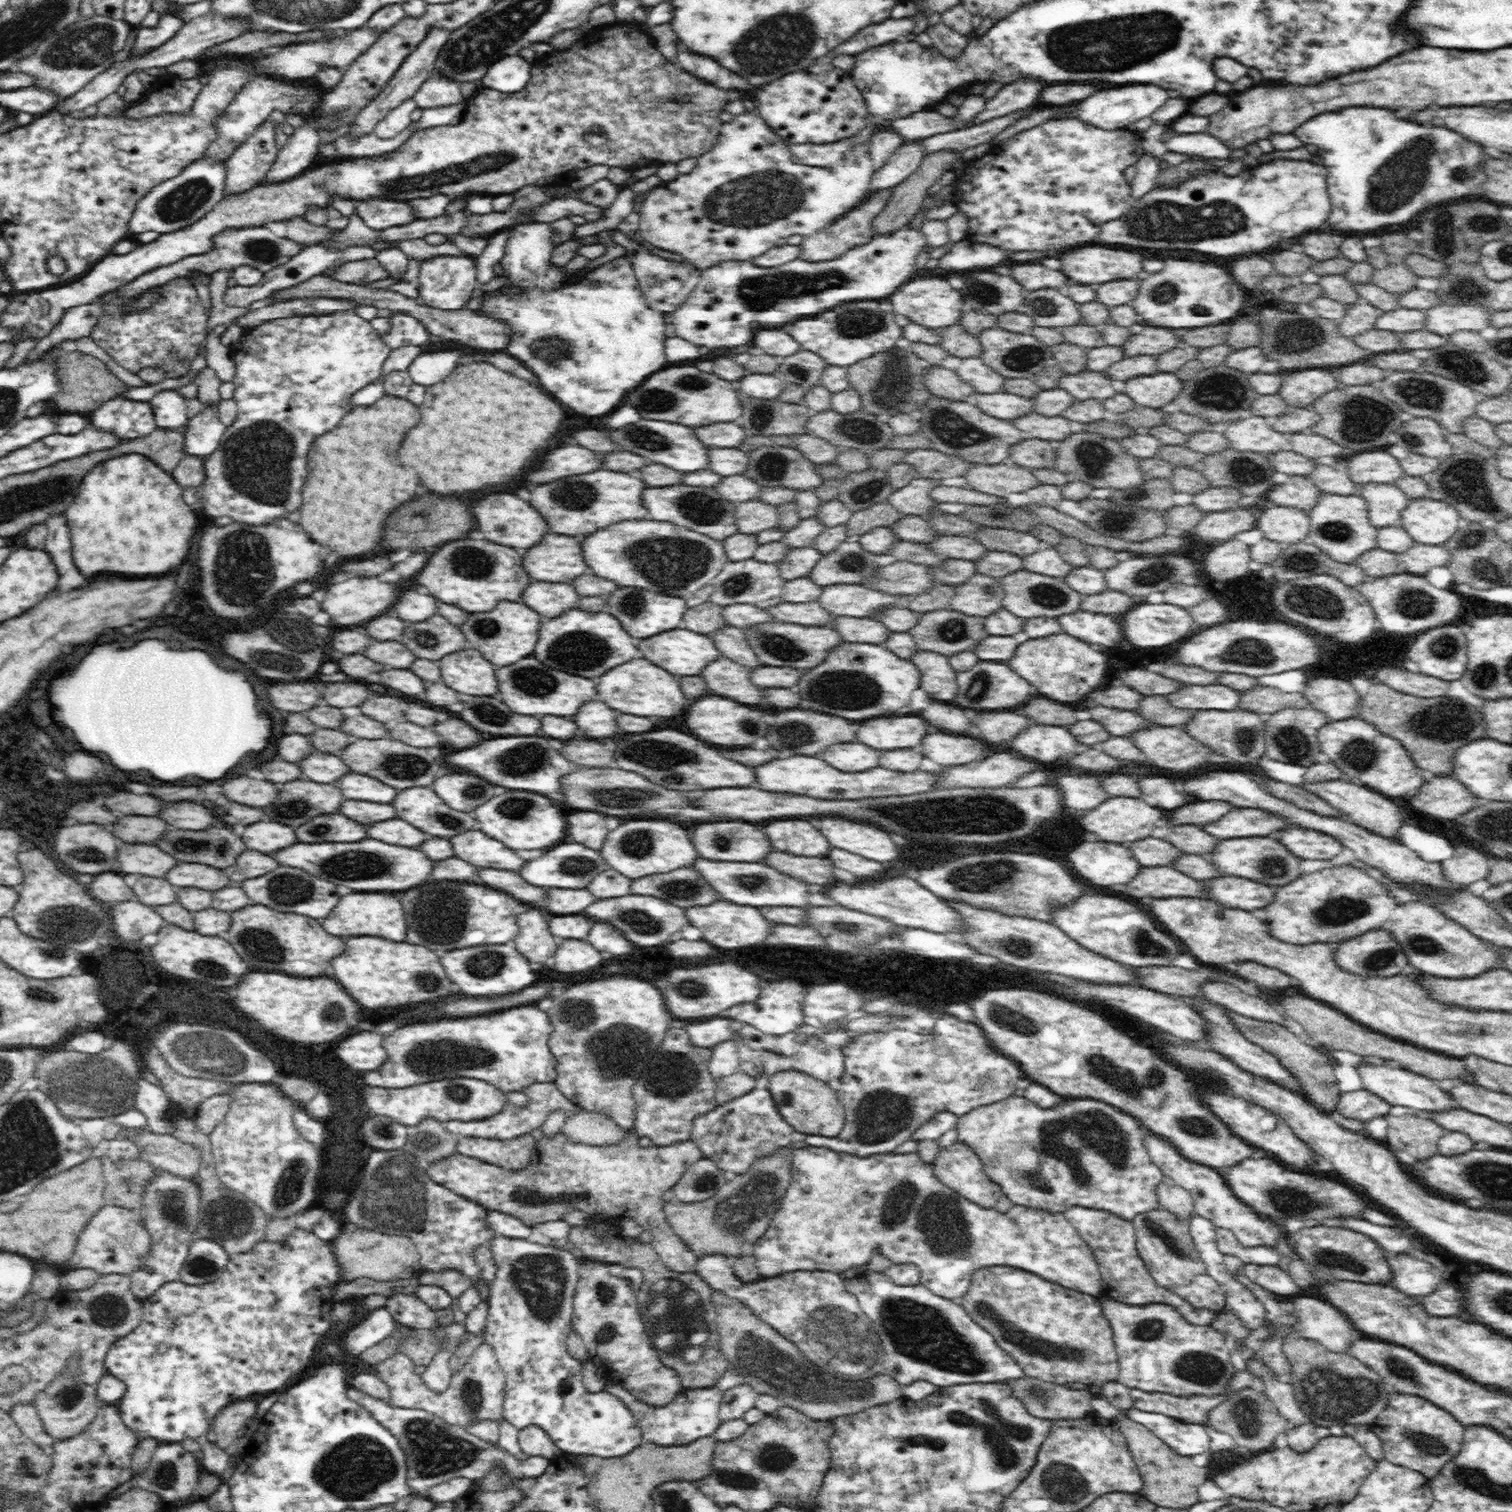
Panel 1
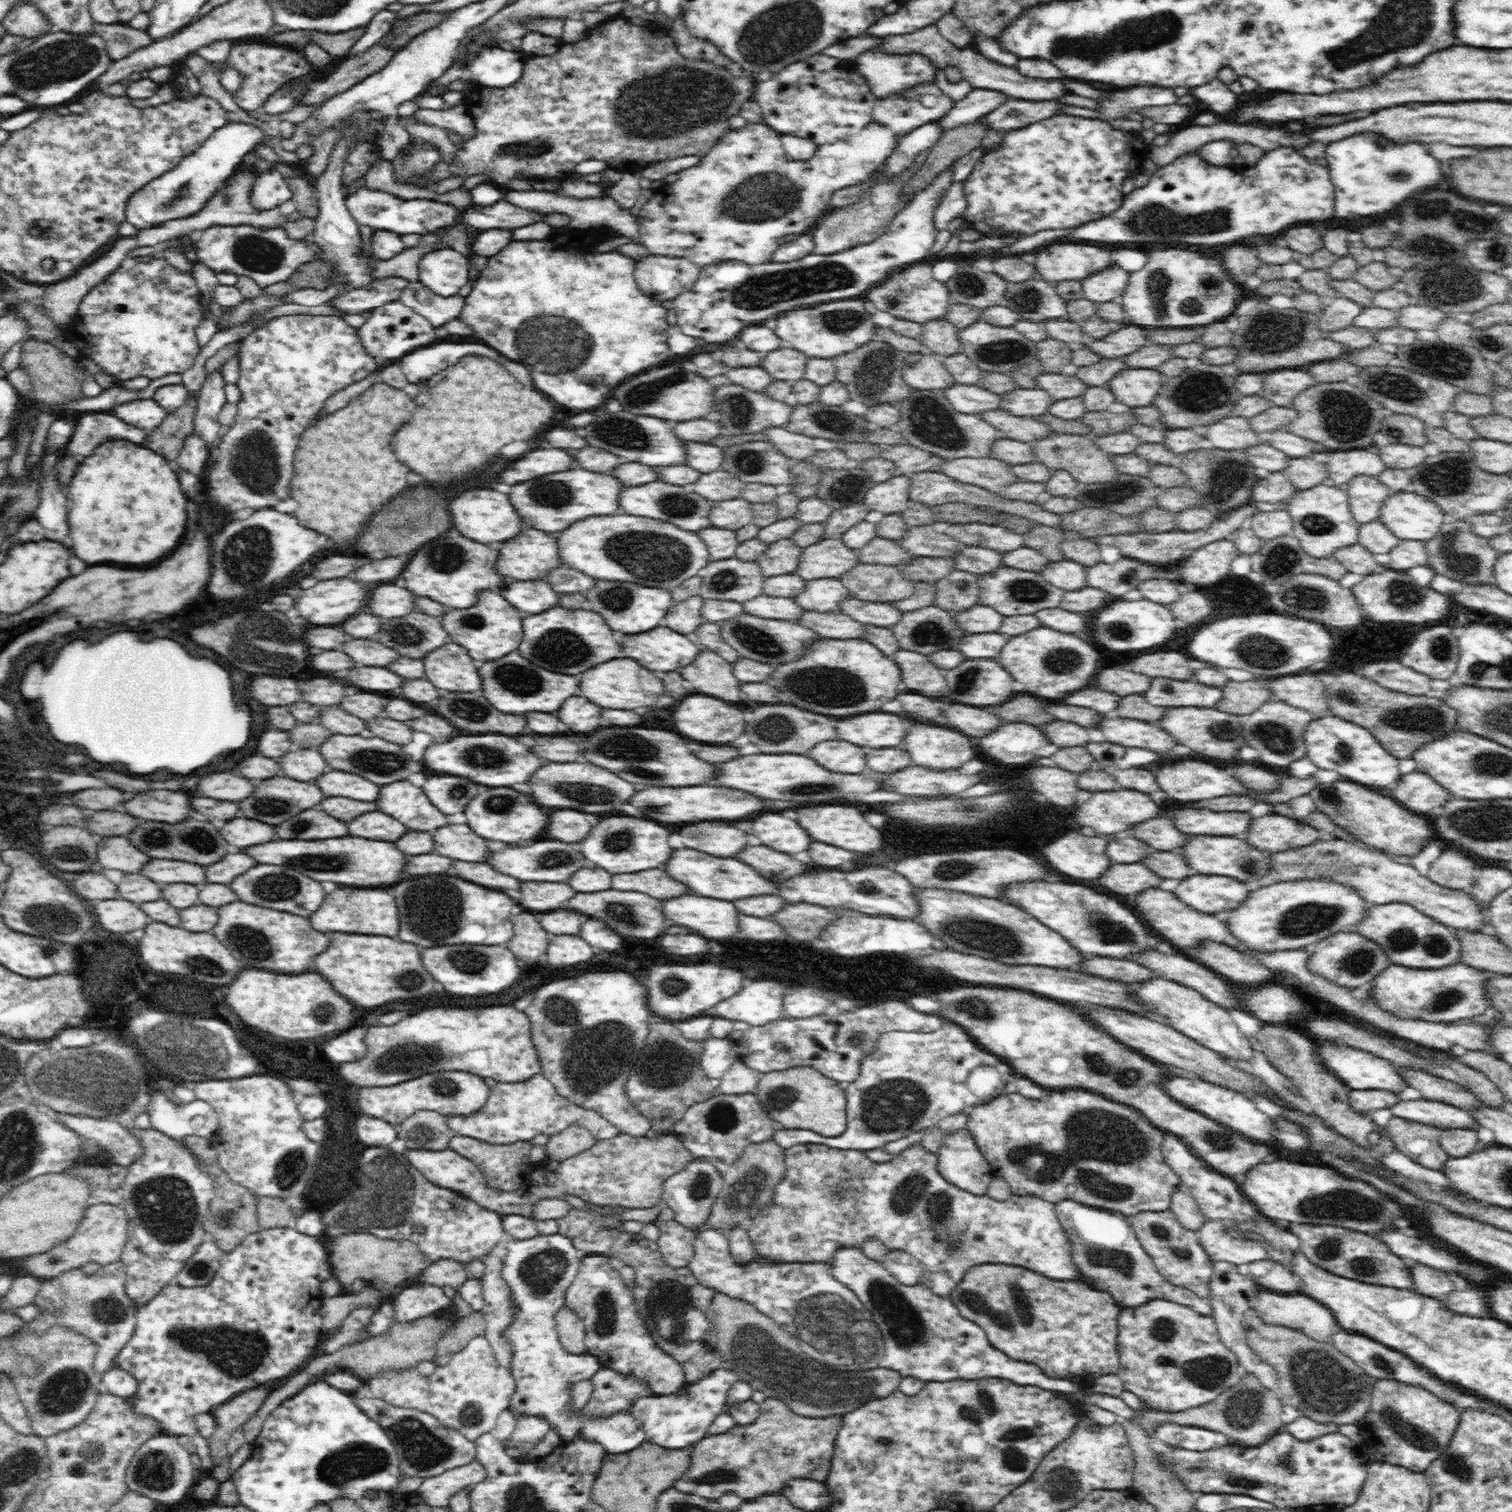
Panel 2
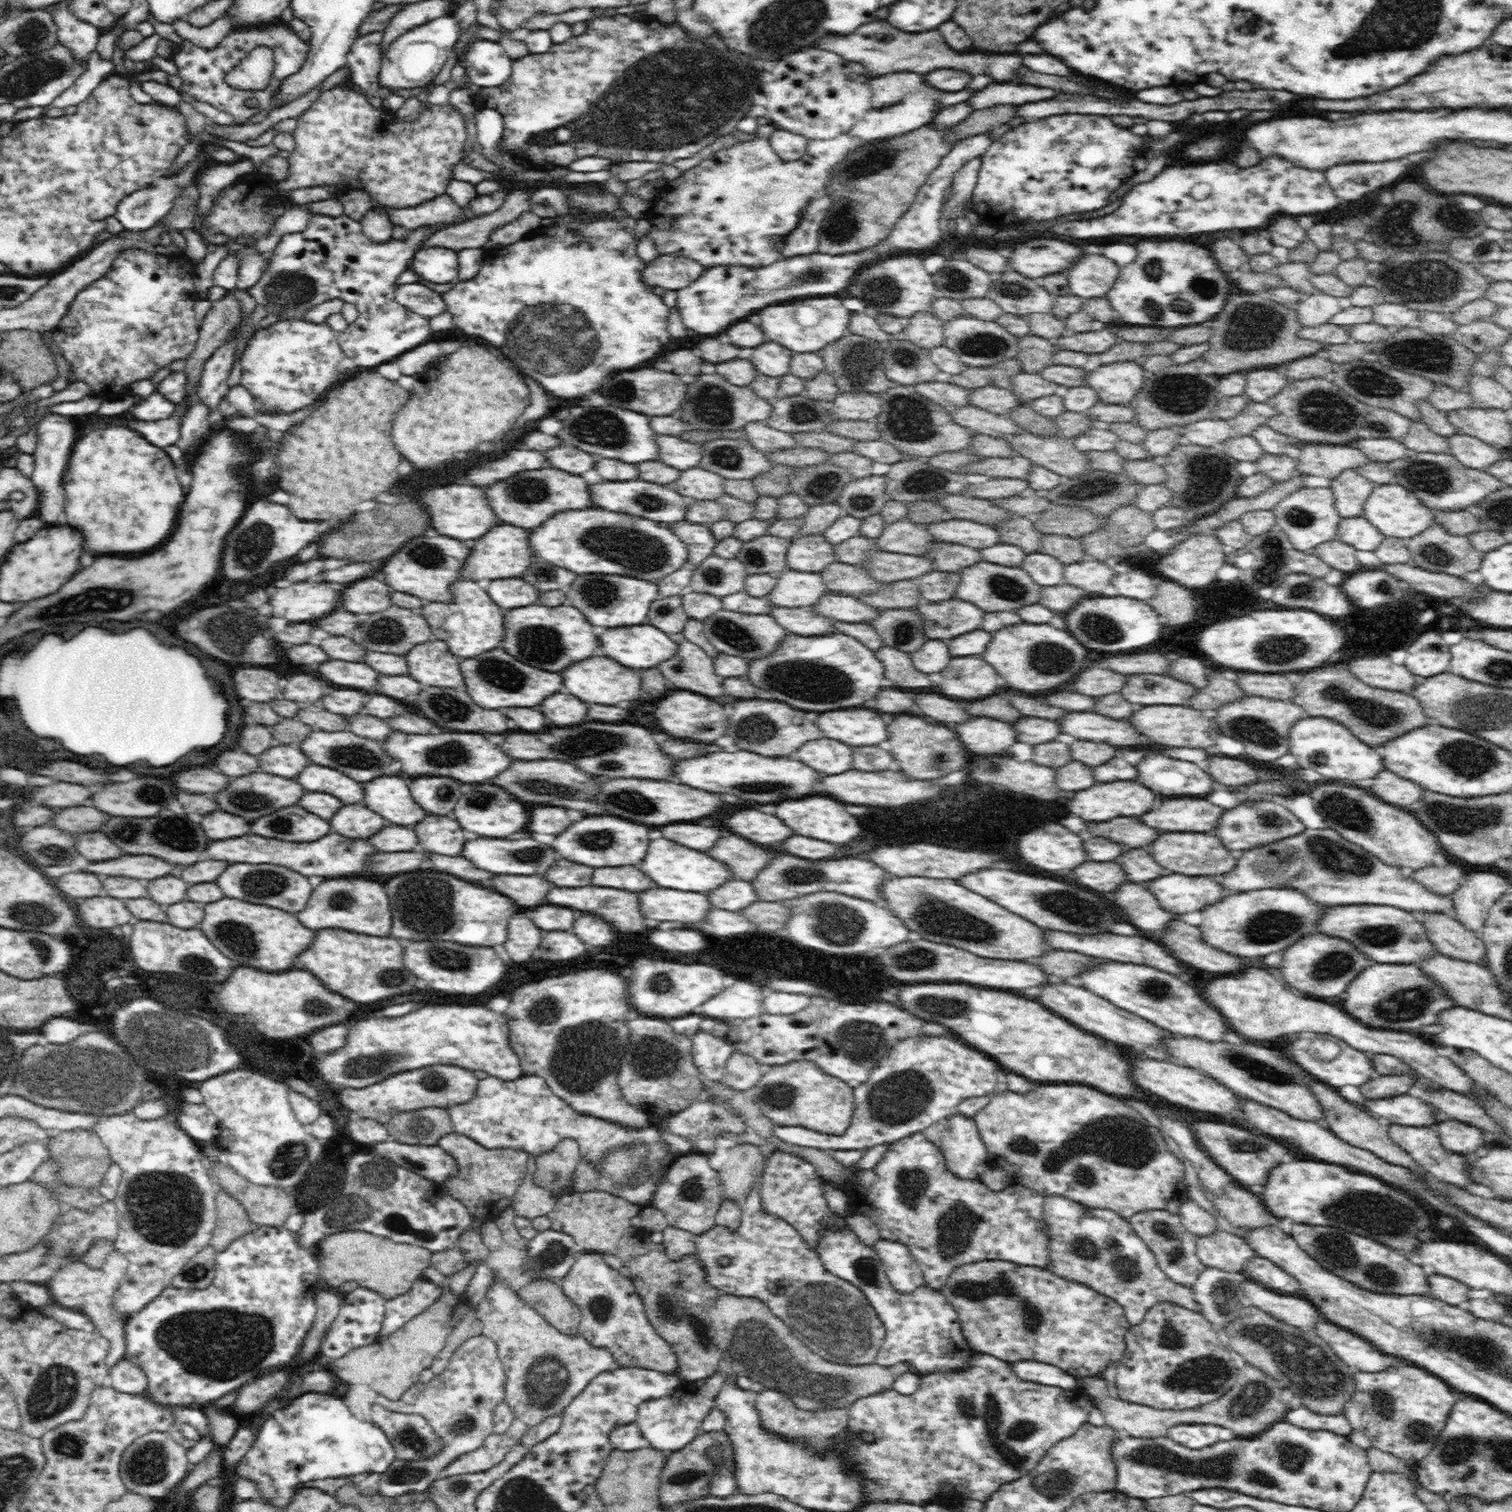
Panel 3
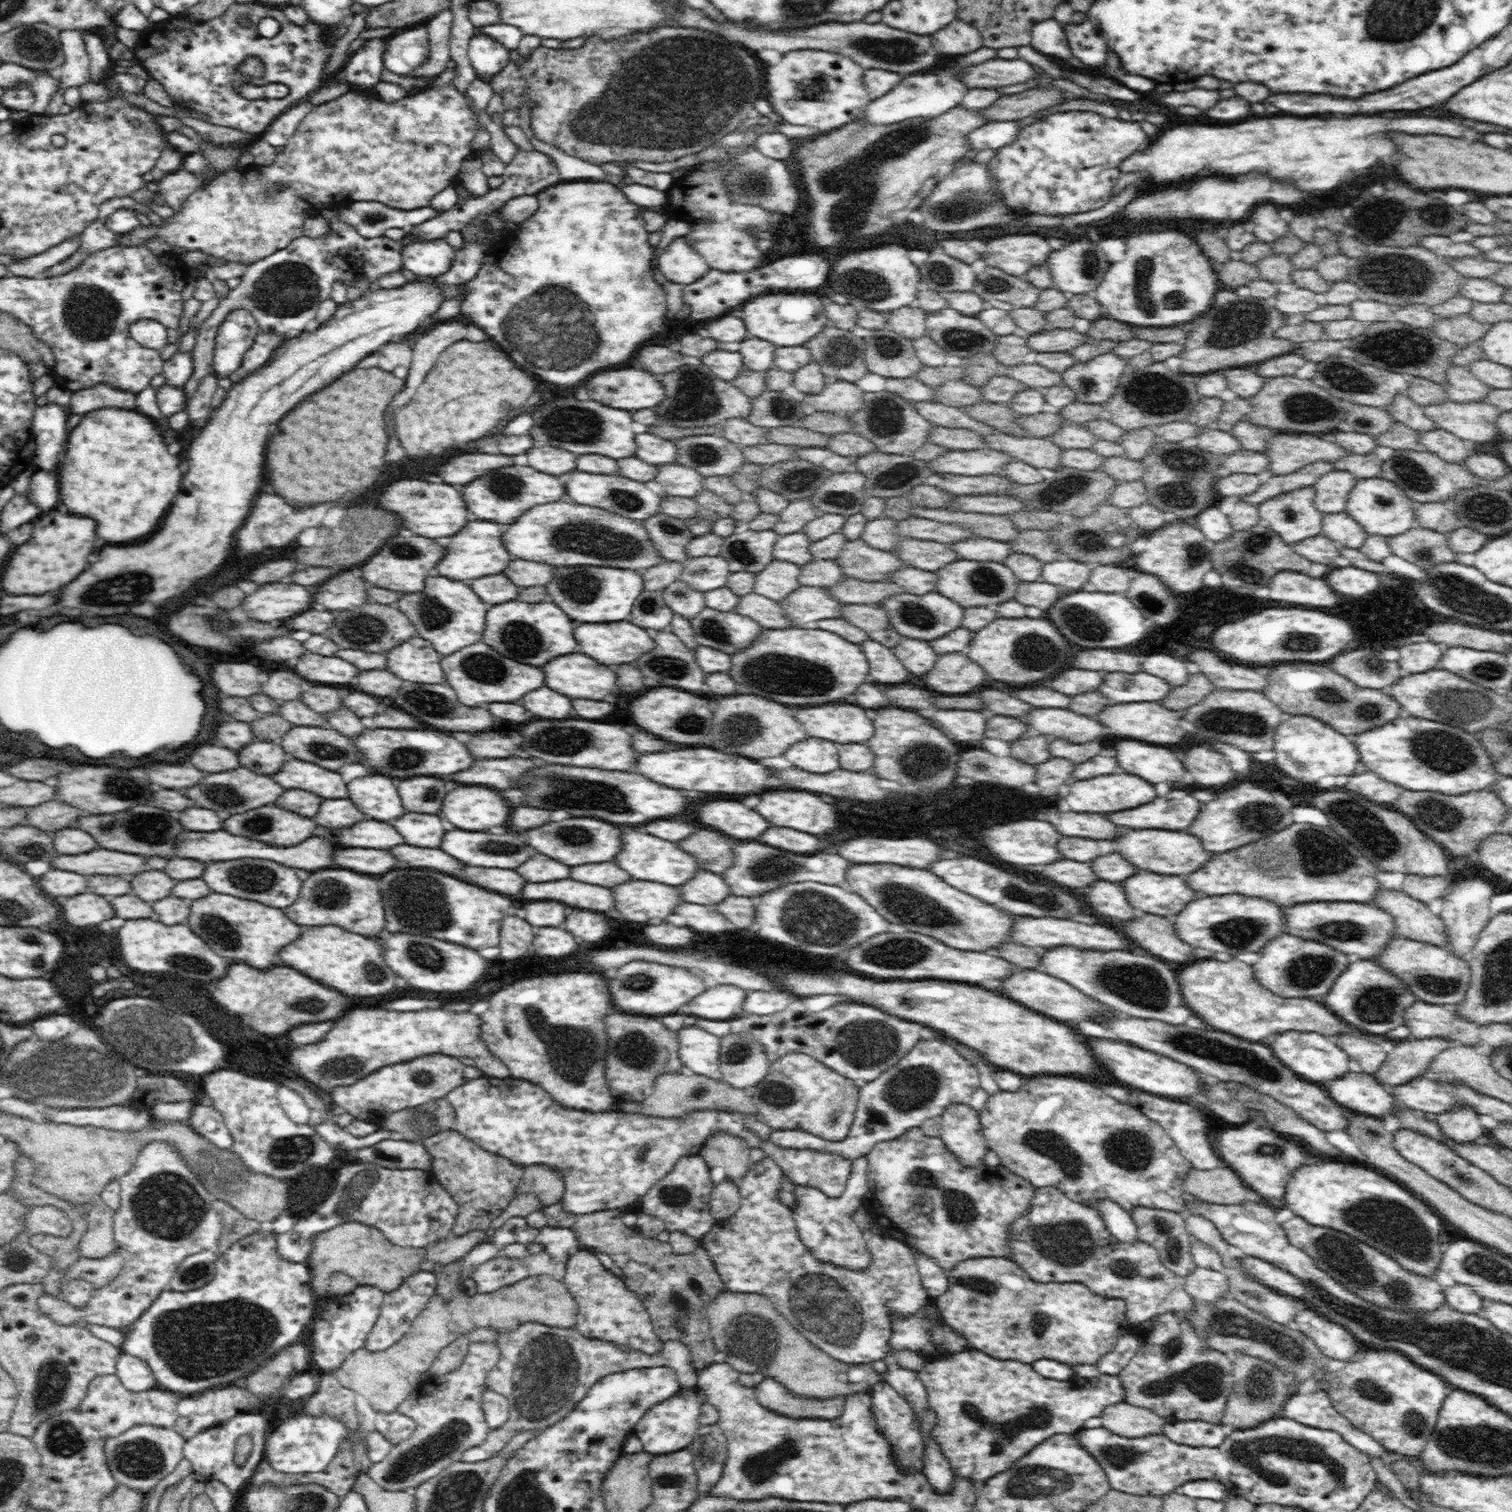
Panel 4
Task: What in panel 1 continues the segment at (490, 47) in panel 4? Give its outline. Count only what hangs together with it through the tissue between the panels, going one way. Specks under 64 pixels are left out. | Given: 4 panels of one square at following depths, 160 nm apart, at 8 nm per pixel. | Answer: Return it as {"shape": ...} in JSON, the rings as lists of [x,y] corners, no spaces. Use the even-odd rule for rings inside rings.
{"shape":[[[519,54],[502,56],[486,68],[481,78],[482,86],[491,88],[494,92],[518,92],[528,84],[531,66],[531,63]]]}

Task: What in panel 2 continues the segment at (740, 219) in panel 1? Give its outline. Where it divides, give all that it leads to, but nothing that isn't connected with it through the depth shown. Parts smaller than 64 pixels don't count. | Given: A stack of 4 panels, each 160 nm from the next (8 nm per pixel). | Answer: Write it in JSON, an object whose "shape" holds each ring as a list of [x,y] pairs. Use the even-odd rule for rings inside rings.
{"shape":[[[872,120],[870,124],[867,124],[866,127],[862,128],[854,136],[846,140],[840,140],[834,144],[817,145],[816,152],[808,160],[798,161],[788,158],[784,147],[782,147],[780,133],[764,122],[762,124],[748,123],[746,127],[737,130],[729,129],[722,136],[721,141],[713,145],[698,164],[692,165],[690,168],[686,168],[686,170],[680,170],[677,173],[678,179],[674,183],[670,183],[669,185],[660,184],[655,187],[655,195],[648,203],[642,206],[637,215],[641,242],[650,251],[651,255],[690,259],[690,262],[697,264],[701,268],[702,266],[708,266],[708,264],[718,264],[722,260],[740,260],[740,262],[746,262],[746,264],[764,264],[770,262],[772,261],[774,252],[781,245],[780,240],[782,240],[782,236],[802,234],[802,232],[810,230],[818,222],[818,218],[826,216],[824,212],[831,212],[828,210],[828,204],[830,204],[832,192],[858,185],[862,180],[866,180],[868,174],[878,164],[882,164],[884,160],[887,160],[891,152],[897,147],[899,140],[900,138],[897,138],[895,132],[889,126]]]}

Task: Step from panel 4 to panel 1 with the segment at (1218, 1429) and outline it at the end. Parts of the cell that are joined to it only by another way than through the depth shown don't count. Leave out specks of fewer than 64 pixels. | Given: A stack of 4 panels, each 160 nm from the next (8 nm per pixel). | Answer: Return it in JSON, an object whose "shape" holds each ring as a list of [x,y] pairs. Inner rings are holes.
{"shape":[[[1136,1408],[1121,1410],[1121,1414],[1126,1414],[1127,1418],[1130,1418],[1133,1422],[1142,1424],[1148,1431],[1160,1438],[1174,1453],[1182,1457],[1190,1458],[1196,1454],[1210,1452],[1211,1438],[1208,1434],[1209,1428],[1206,1428],[1204,1424],[1184,1423],[1170,1416],[1143,1412]]]}

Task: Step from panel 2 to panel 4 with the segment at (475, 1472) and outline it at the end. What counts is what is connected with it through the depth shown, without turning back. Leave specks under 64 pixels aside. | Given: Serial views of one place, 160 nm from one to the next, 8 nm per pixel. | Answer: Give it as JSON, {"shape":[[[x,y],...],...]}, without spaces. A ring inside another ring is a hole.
{"shape":[[[531,1322],[521,1324],[517,1329],[509,1333],[502,1333],[499,1329],[491,1328],[498,1333],[496,1336],[500,1358],[498,1364],[486,1374],[486,1387],[496,1393],[502,1394],[510,1404],[511,1414],[509,1420],[500,1430],[492,1430],[483,1444],[464,1452],[463,1462],[476,1463],[486,1461],[497,1456],[516,1437],[518,1432],[527,1429],[543,1430],[560,1422],[573,1407],[580,1402],[589,1391],[589,1388],[600,1377],[620,1373],[638,1368],[652,1368],[656,1366],[668,1366],[676,1371],[678,1383],[682,1390],[697,1389],[697,1369],[691,1361],[688,1347],[680,1340],[664,1340],[662,1350],[656,1354],[648,1355],[645,1352],[634,1351],[632,1348],[621,1348],[615,1343],[606,1340],[590,1339],[584,1336],[576,1326],[560,1328],[558,1326],[546,1326],[542,1323]]]}

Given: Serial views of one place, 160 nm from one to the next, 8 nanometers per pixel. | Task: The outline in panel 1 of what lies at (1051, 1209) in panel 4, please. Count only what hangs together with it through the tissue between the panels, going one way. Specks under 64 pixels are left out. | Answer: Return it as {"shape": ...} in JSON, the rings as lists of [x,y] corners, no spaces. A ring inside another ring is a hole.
{"shape":[[[1072,1206],[1062,1214],[1067,1217],[1068,1223],[1072,1224],[1084,1242],[1092,1249],[1102,1276],[1102,1290],[1114,1288],[1116,1292],[1122,1292],[1122,1294],[1132,1294],[1132,1292],[1150,1294],[1150,1296],[1120,1296],[1119,1301],[1134,1307],[1152,1303],[1171,1304],[1188,1323],[1197,1324],[1197,1326],[1211,1324],[1216,1318],[1217,1313],[1215,1311],[1209,1310],[1209,1308],[1193,1308],[1181,1296],[1174,1294],[1167,1288],[1157,1286],[1152,1275],[1149,1274],[1148,1268],[1145,1267],[1145,1262],[1139,1255],[1136,1246],[1135,1226],[1130,1220],[1120,1218],[1108,1211],[1084,1206]]]}

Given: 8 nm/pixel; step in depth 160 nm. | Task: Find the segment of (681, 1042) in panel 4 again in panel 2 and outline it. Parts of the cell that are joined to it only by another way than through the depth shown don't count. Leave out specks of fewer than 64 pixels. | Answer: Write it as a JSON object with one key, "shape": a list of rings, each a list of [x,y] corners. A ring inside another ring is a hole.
{"shape":[[[708,1037],[702,1040],[703,1052],[700,1066],[709,1078],[722,1079],[725,1072],[738,1060],[738,1052],[733,1048],[733,1038]]]}

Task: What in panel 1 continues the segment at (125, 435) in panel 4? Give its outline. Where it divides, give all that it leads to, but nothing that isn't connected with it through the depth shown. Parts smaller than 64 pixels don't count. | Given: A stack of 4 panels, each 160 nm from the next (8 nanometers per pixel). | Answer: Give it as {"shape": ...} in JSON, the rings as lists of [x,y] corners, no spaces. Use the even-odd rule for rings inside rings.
{"shape":[[[144,454],[123,455],[120,460],[108,460],[104,468],[96,468],[66,512],[68,528],[72,532],[72,554],[74,562],[84,576],[94,576],[100,572],[116,572],[128,576],[158,576],[174,570],[188,556],[192,528],[196,528],[196,516],[190,512],[182,498],[180,486],[174,482],[156,463]]]}

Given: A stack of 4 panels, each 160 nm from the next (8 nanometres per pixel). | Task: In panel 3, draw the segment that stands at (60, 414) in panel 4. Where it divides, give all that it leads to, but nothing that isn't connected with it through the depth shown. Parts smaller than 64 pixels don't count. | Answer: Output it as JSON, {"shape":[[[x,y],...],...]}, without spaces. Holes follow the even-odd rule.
{"shape":[[[49,413],[38,420],[36,426],[36,452],[31,456],[35,461],[35,468],[31,475],[31,482],[38,488],[39,506],[35,512],[40,514],[44,522],[52,524],[64,524],[64,488],[62,488],[62,476],[70,460],[72,444],[76,442],[76,426],[70,416],[62,416],[56,413]]]}

